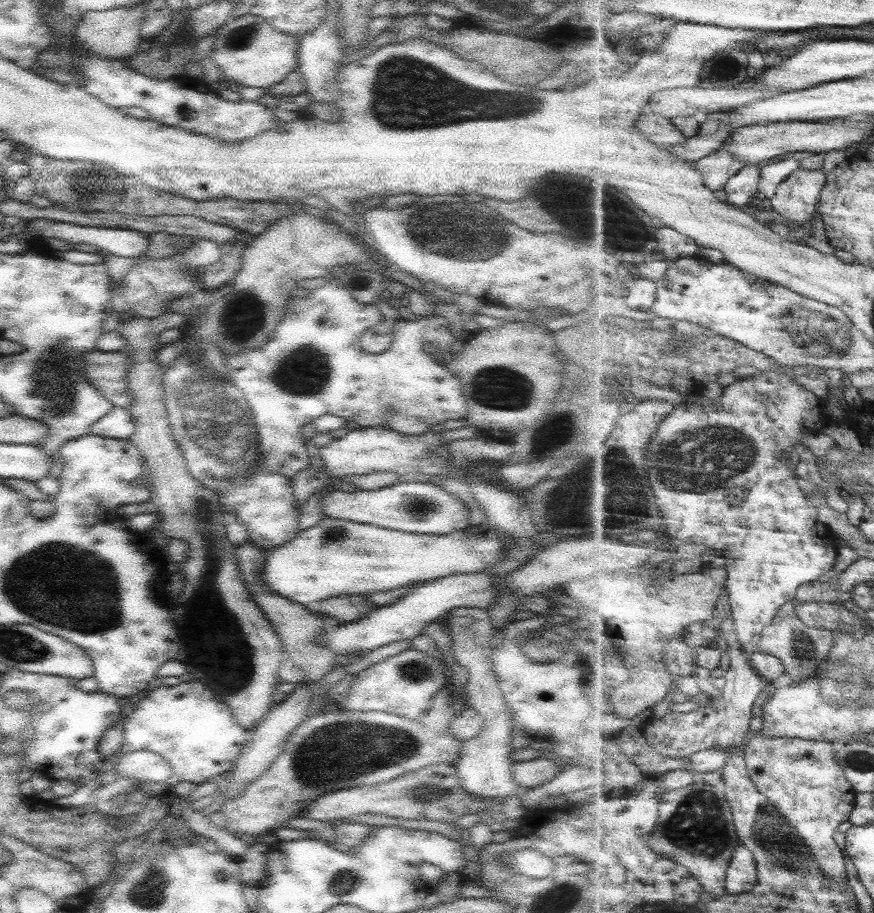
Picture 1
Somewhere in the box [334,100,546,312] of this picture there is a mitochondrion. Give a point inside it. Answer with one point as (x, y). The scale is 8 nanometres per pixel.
(435, 228)

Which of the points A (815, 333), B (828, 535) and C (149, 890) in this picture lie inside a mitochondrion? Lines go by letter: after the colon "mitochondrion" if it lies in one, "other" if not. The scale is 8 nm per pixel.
A: mitochondrion
B: other
C: mitochondrion

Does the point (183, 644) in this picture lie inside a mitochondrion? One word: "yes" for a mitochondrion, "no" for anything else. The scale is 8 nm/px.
no

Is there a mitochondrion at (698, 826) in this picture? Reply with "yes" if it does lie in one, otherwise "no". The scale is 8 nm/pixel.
yes

